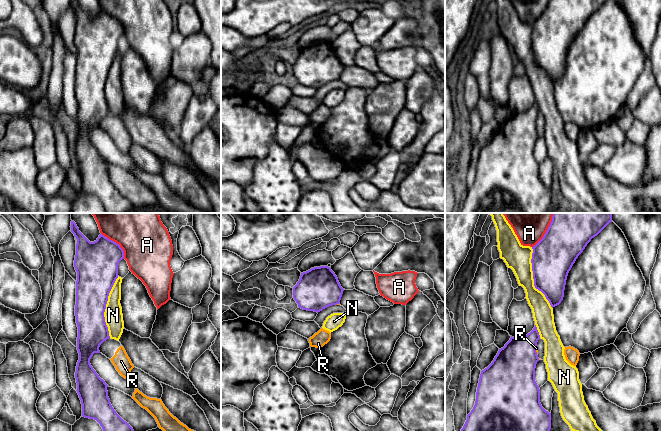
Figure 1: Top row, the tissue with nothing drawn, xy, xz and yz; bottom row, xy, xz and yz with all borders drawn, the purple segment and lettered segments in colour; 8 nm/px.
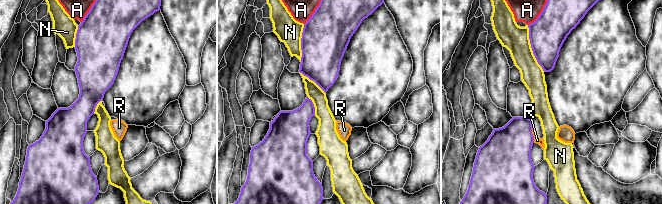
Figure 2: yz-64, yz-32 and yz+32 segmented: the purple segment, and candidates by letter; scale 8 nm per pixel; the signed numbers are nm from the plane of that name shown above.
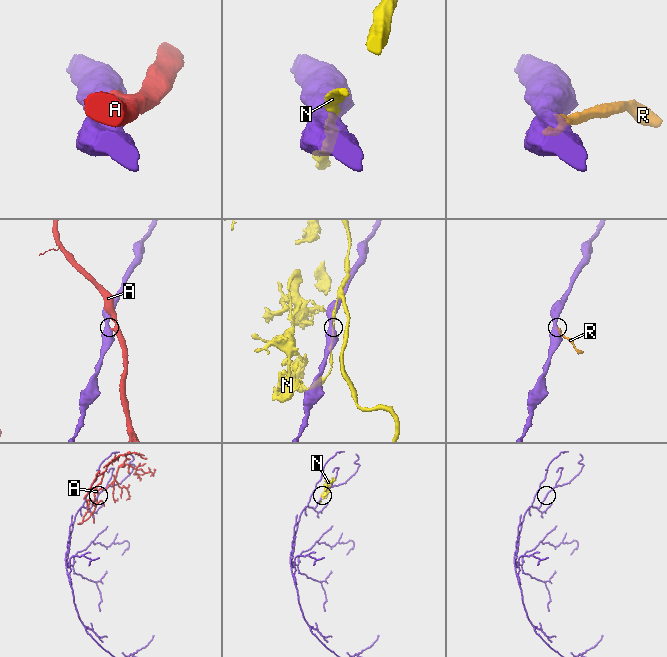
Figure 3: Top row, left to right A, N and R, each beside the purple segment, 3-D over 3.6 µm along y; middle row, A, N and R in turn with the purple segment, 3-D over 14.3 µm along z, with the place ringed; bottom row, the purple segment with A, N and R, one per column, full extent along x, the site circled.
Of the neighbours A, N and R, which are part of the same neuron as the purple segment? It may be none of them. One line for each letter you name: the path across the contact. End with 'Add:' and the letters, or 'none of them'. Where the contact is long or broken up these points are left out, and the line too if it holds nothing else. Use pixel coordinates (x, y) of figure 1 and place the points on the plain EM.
Add: none of them

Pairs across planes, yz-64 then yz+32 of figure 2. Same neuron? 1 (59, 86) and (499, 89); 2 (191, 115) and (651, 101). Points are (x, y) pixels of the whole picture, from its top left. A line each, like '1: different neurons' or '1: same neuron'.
1: different neurons
2: same neuron

